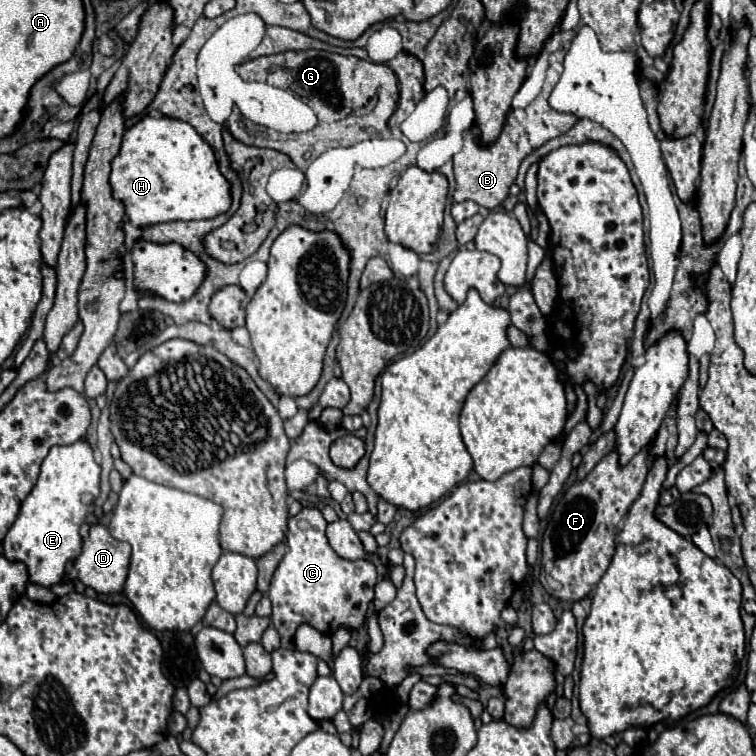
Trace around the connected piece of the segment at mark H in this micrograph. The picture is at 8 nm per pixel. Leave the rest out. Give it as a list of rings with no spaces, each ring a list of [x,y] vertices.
[[[145,116],[125,132],[121,152],[115,156],[111,166],[113,194],[127,206],[127,218],[135,226],[145,228],[173,220],[209,220],[231,208],[231,184],[221,174],[213,148],[195,132],[191,124],[183,120]]]

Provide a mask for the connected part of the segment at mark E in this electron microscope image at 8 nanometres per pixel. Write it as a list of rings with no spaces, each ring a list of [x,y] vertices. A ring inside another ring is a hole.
[[[87,438],[71,446],[53,446],[41,464],[37,484],[21,504],[19,516],[3,538],[3,556],[27,566],[29,582],[51,588],[65,576],[67,562],[81,554],[79,526],[85,522],[89,505],[100,494],[101,468],[93,458]]]

